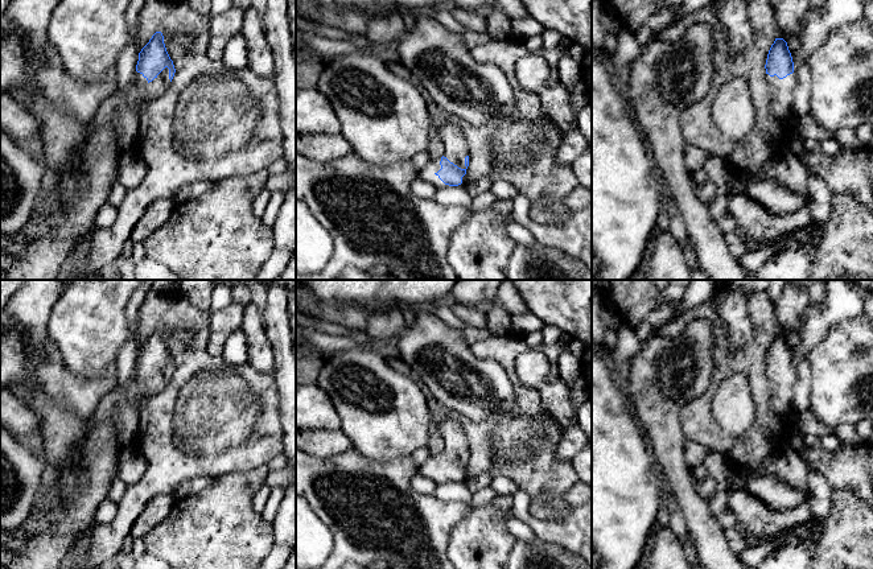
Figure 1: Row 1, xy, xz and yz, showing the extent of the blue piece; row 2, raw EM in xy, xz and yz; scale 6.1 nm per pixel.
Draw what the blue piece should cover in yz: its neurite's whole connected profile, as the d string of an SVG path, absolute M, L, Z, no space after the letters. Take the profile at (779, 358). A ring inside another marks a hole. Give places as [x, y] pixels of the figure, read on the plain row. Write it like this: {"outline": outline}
{"outline": "M775 334L769 346L765 364L771 408L778 416L794 425L796 409L792 404L792 388L796 382L796 371L791 349L783 334Z"}

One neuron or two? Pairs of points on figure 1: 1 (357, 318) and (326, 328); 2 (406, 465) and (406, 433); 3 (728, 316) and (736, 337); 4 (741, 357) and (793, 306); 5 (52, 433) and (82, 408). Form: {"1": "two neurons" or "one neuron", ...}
{"1": "two neurons", "2": "two neurons", "3": "one neuron", "4": "two neurons", "5": "two neurons"}

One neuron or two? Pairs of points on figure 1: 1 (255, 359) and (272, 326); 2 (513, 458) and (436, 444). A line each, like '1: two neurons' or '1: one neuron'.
1: two neurons
2: one neuron

